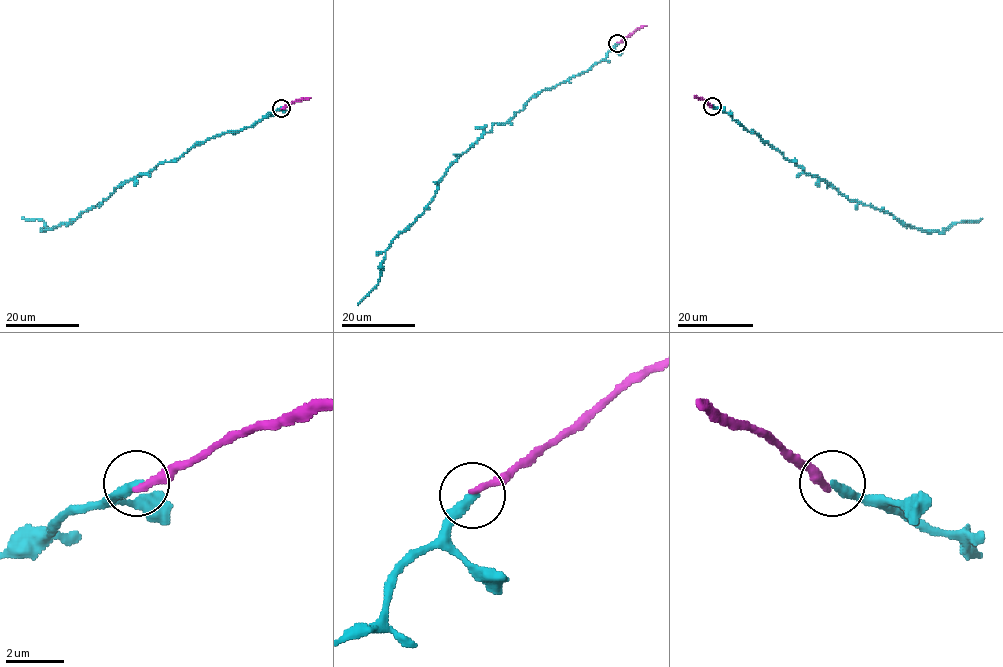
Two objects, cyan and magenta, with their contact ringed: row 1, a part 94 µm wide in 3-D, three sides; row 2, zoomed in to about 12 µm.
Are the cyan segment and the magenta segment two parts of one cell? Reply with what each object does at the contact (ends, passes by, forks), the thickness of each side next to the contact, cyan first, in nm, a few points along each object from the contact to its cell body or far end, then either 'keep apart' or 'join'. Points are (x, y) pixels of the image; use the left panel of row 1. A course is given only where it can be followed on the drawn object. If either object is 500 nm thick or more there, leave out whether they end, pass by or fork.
cyan ends there; magenta ends there; 340 nm thick on the cyan side, 240 nm on the other; cyan runs (281, 108), (121, 182), (65, 224), (45, 230), (42, 221), (21, 217); magenta runs (281, 108), (310, 98); join

